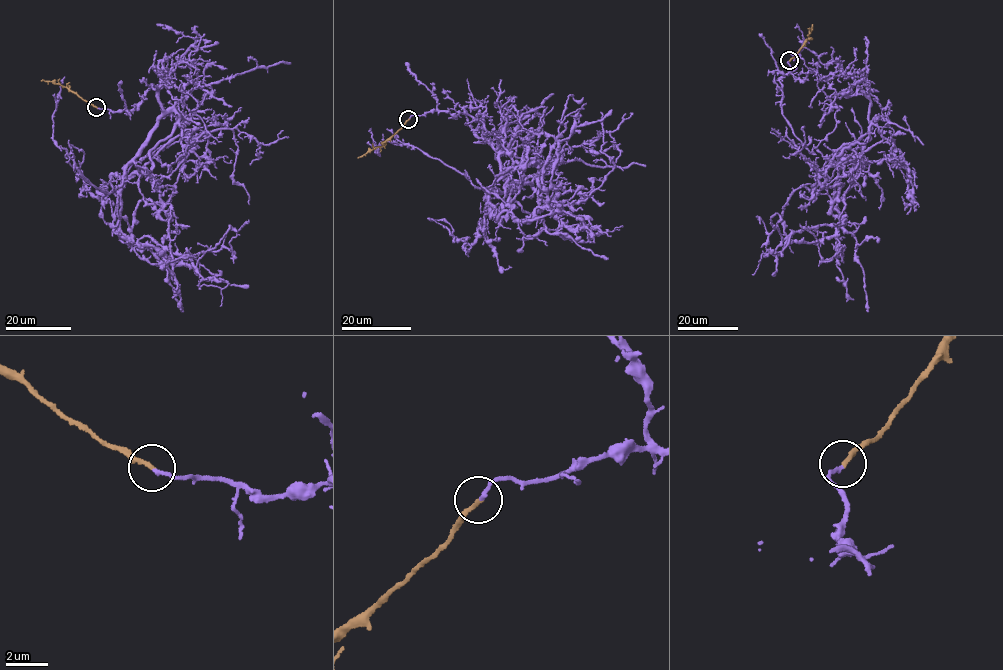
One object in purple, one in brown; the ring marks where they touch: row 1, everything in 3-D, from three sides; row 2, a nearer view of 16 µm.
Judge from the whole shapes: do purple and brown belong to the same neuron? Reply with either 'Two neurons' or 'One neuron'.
One neuron

